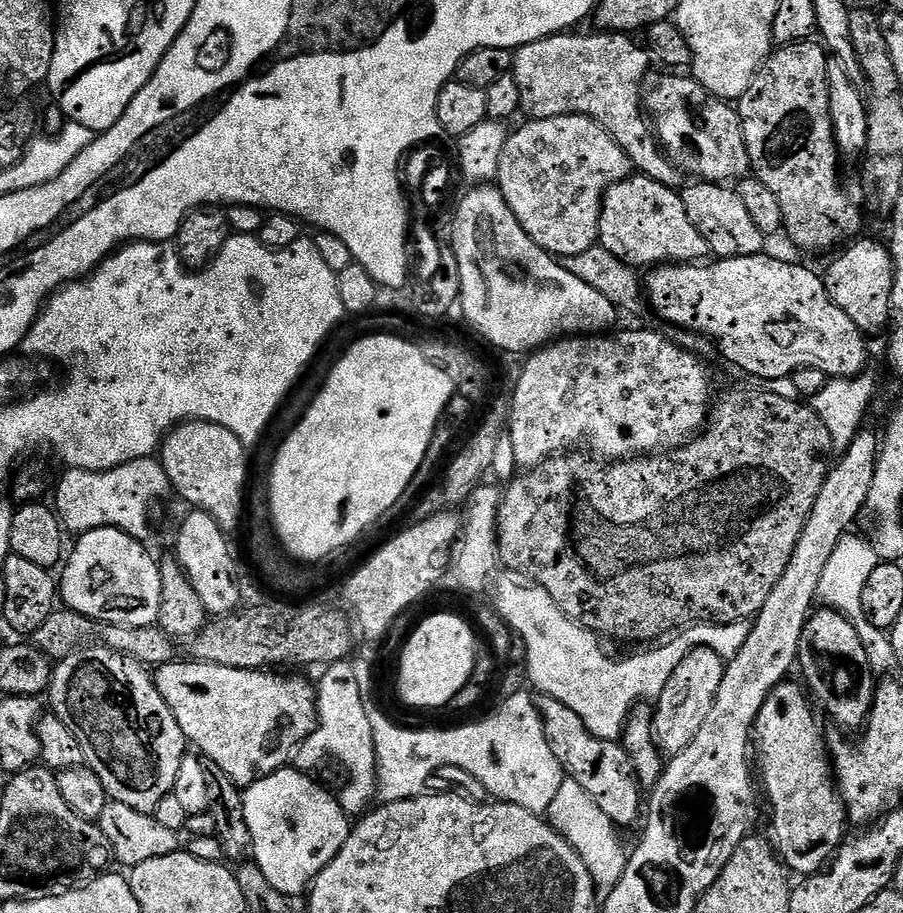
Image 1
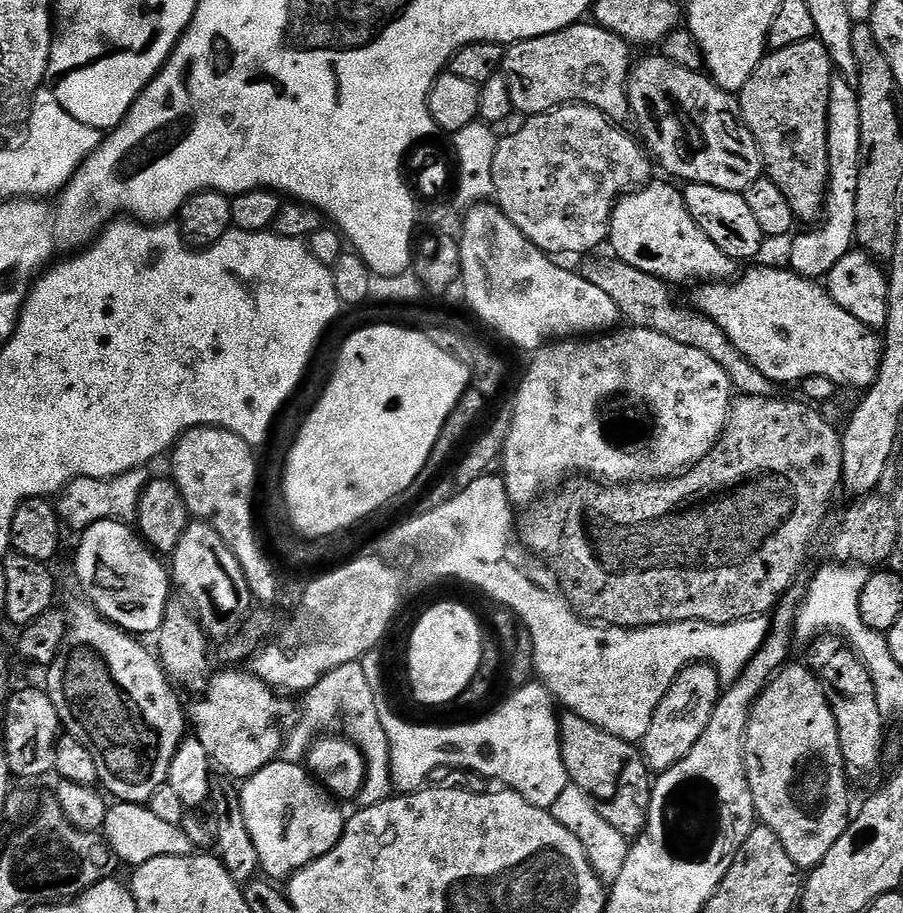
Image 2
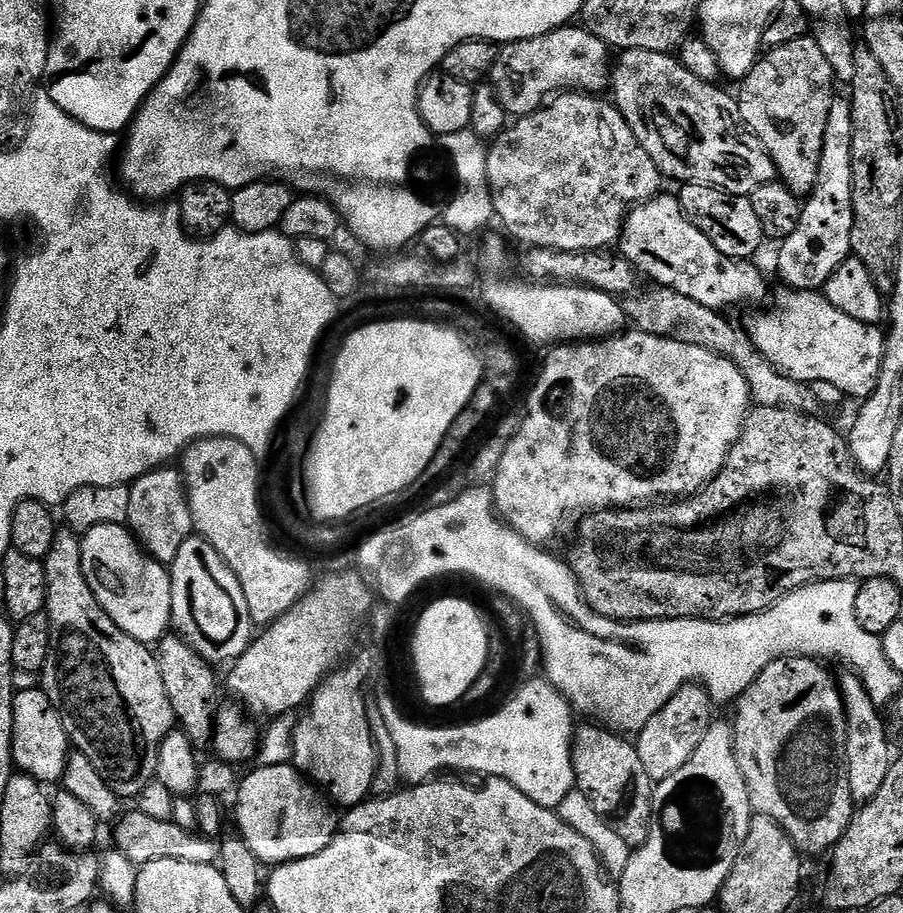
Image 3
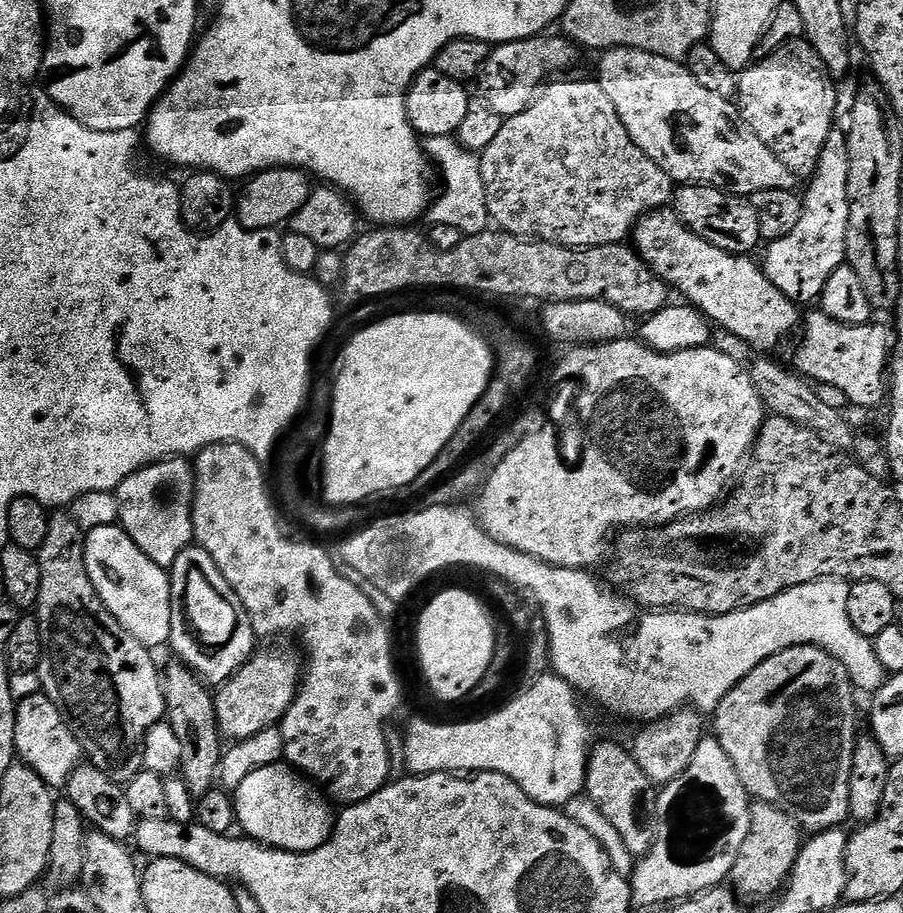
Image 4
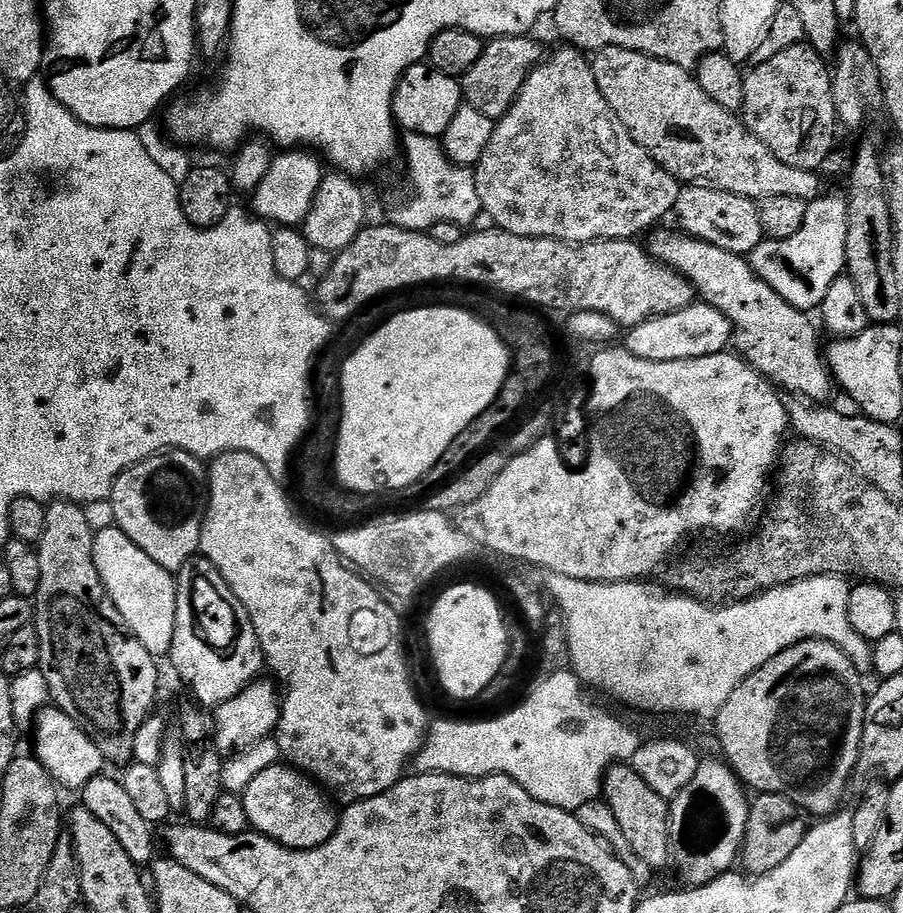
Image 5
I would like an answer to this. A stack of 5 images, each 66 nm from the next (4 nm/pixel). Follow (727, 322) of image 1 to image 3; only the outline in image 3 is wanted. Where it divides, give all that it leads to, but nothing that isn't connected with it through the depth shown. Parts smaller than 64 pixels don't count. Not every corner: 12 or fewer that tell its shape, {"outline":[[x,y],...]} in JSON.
{"outline":[[781,287],[746,323],[782,374],[845,398],[878,386],[886,332]]}

